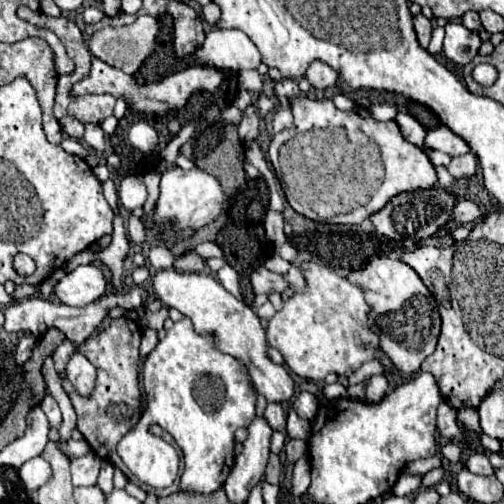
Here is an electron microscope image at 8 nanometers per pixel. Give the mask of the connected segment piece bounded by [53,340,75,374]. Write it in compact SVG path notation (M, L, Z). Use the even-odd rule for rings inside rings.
M65 340L55 352L53 352L53 358L55 358L55 368L59 374L63 374L63 368L65 368L65 362L69 360L69 356L75 352L75 344Z

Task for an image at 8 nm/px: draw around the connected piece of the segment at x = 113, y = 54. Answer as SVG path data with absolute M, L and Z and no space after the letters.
M139 16L131 26L121 26L121 28L101 28L89 38L89 50L93 56L101 58L113 68L119 68L127 74L135 74L139 66L155 52L157 48L157 34L159 34L159 24L153 16Z

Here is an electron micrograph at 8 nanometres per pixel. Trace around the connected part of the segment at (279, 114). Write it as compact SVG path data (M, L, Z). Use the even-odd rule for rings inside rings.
M279 108L273 116L273 132L281 132L283 128L289 128L293 122L291 110L289 108Z

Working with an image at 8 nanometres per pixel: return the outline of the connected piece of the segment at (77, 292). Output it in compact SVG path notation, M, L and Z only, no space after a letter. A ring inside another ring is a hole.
M85 264L69 272L55 286L55 296L67 306L87 306L101 298L107 290L107 280L99 266Z

